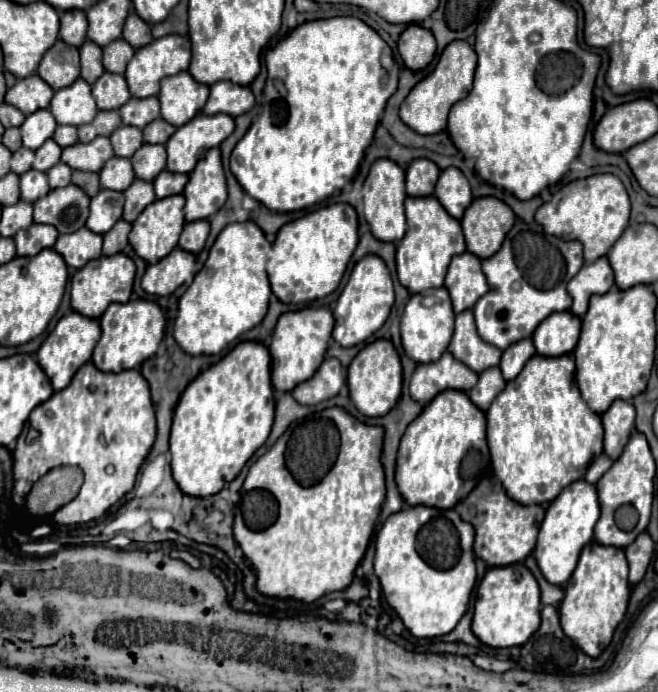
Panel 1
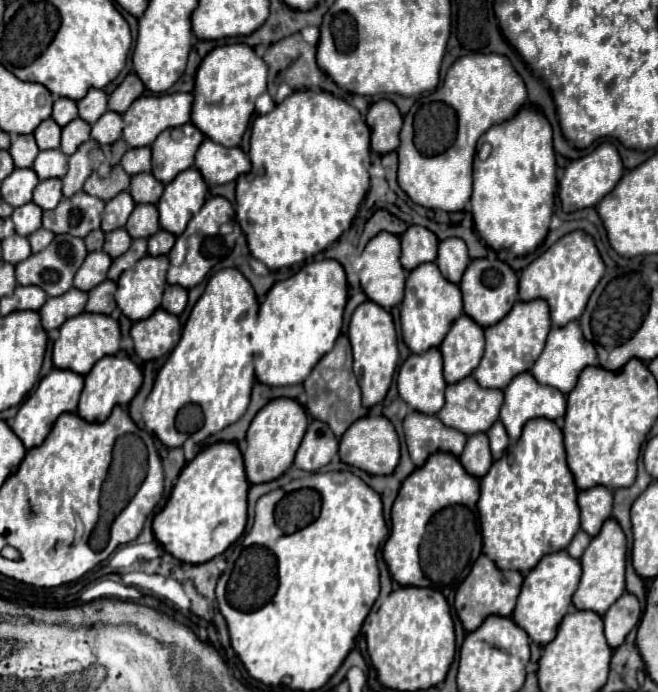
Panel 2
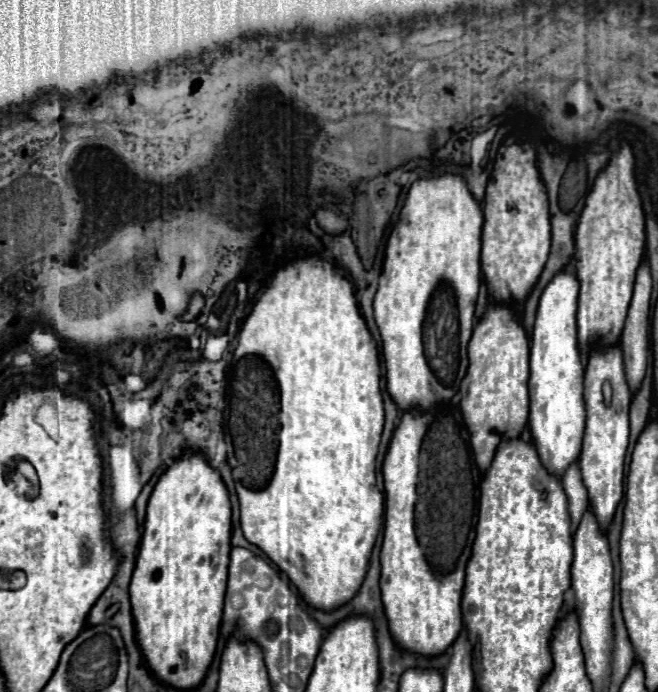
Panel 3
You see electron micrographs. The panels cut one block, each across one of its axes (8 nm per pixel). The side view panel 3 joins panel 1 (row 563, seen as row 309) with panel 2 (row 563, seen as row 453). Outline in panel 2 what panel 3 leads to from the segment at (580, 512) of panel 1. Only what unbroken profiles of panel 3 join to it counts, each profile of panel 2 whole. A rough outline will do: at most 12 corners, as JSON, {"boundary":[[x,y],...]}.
{"boundary":[[546,554],[524,578],[512,620],[540,646],[570,608],[582,566]]}

